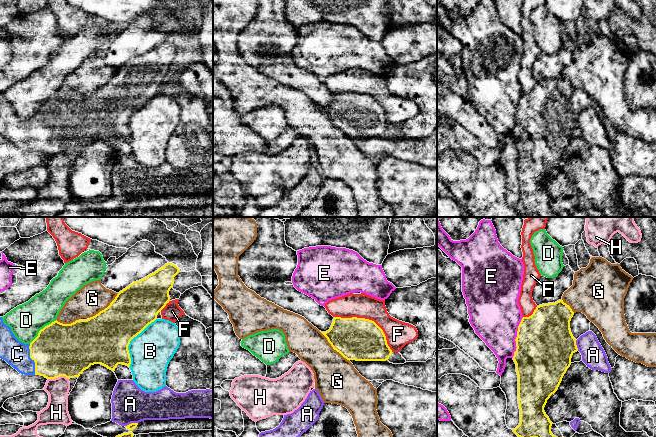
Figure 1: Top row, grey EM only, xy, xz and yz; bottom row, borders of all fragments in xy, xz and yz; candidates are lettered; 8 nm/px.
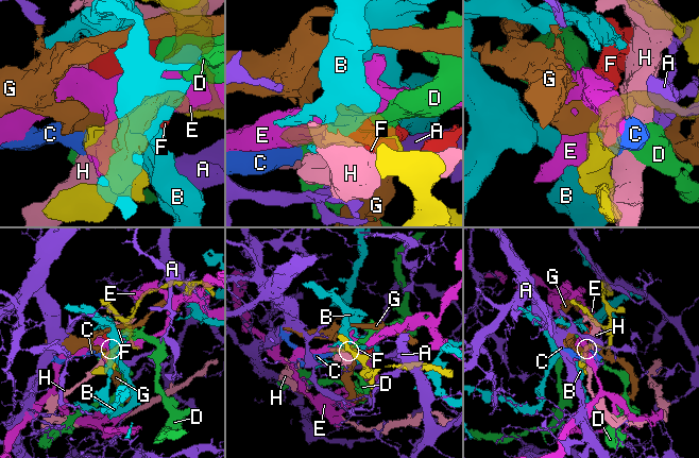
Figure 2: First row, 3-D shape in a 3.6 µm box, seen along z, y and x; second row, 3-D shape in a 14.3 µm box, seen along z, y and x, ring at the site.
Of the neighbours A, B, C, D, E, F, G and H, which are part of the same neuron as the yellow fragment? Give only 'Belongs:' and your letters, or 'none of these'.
Belongs: C

